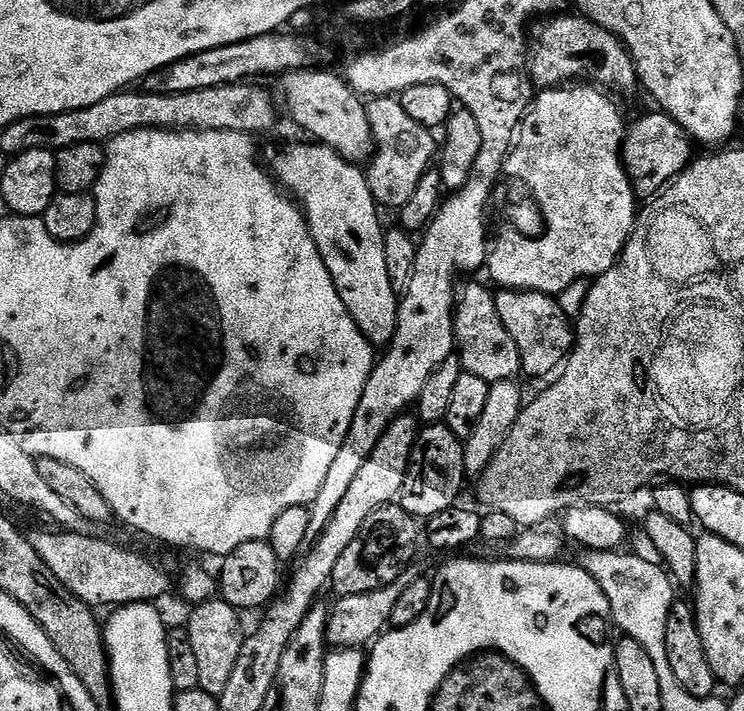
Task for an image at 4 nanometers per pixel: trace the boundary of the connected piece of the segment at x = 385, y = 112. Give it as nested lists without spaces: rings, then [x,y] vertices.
[[[378,96],[367,101],[370,130],[374,134],[376,153],[366,168],[368,185],[381,209],[399,210],[410,202],[418,182],[433,167],[438,156],[438,140],[433,129],[418,126],[406,110],[402,110],[396,96]]]

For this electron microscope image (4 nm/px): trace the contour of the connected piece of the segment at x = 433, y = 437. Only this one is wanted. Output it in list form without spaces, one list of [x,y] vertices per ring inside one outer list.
[[[429,424],[421,427],[418,438],[414,442],[412,461],[406,474],[406,482],[402,486],[398,503],[406,514],[415,516],[417,521],[426,522],[434,514],[442,514],[442,510],[457,507],[460,491],[464,488],[466,473],[464,470],[464,441],[459,440],[447,424]]]

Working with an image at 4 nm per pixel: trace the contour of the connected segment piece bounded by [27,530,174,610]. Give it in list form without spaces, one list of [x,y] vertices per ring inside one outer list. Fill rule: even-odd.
[[[52,530],[56,532],[31,532],[27,533],[30,546],[38,550],[38,558],[54,570],[54,578],[70,590],[82,602],[86,602],[93,609],[100,608],[111,609],[113,606],[123,606],[125,604],[143,604],[145,602],[159,601],[159,596],[164,596],[168,592],[168,587],[173,587],[174,580],[171,580],[154,561],[148,556],[143,556],[140,552],[131,552],[128,548],[123,548],[120,544],[111,544],[110,541],[104,540],[100,536],[83,536],[74,534],[67,530]]]

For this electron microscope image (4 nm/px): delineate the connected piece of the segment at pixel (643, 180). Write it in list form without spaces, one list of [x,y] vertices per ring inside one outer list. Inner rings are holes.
[[[655,111],[627,125],[622,149],[626,174],[637,197],[644,202],[659,196],[694,159],[694,144],[684,127],[667,112]]]

